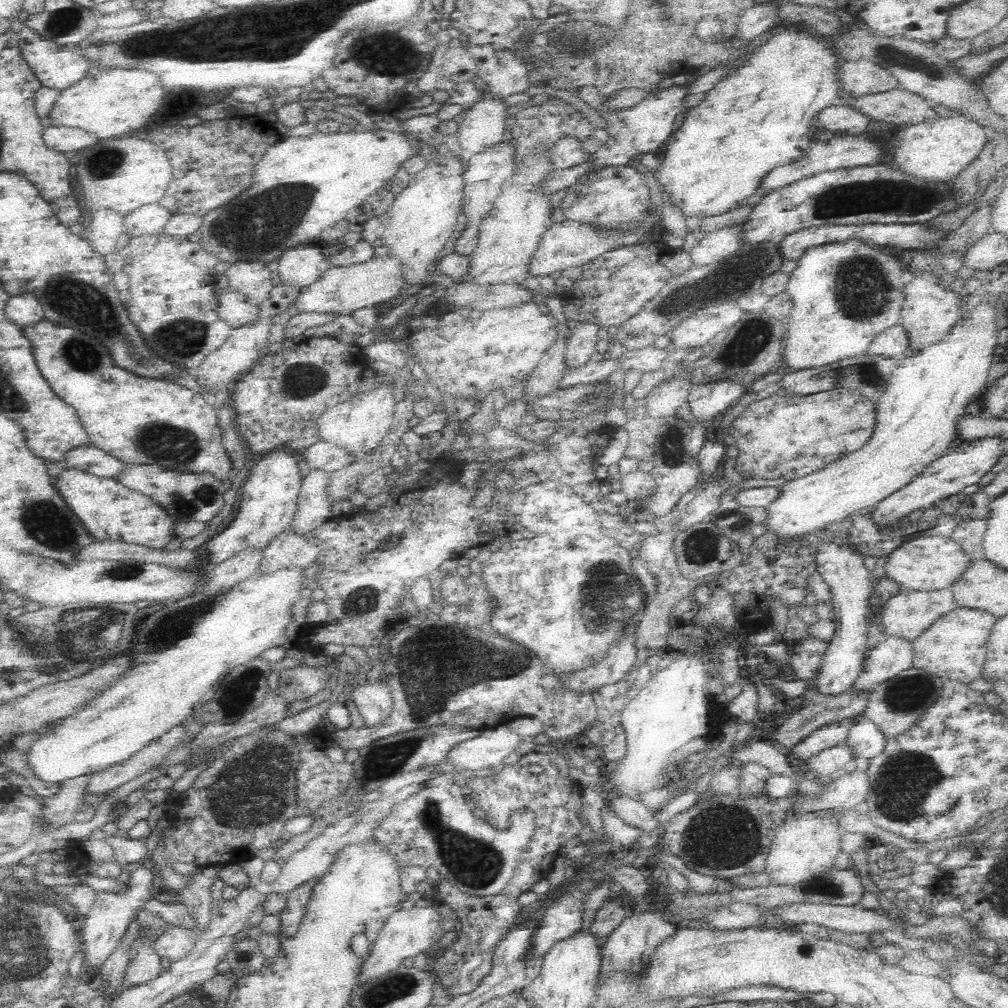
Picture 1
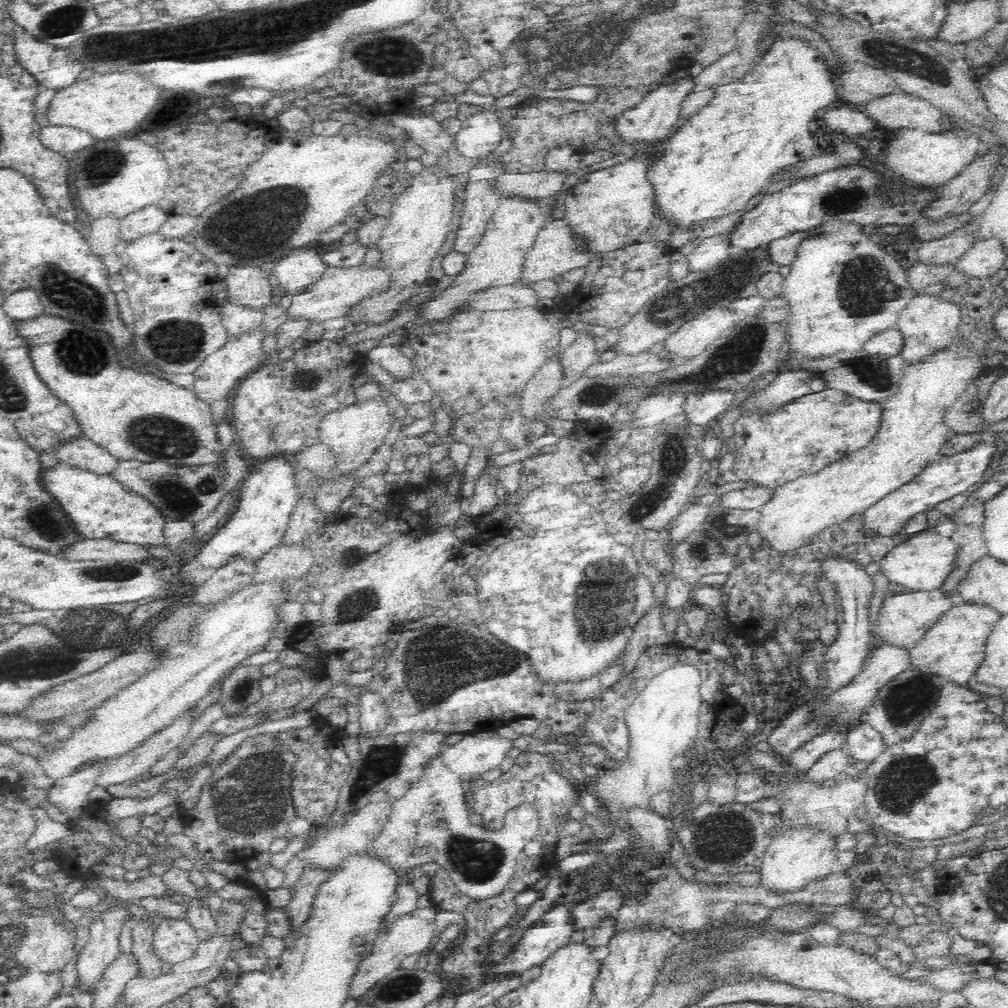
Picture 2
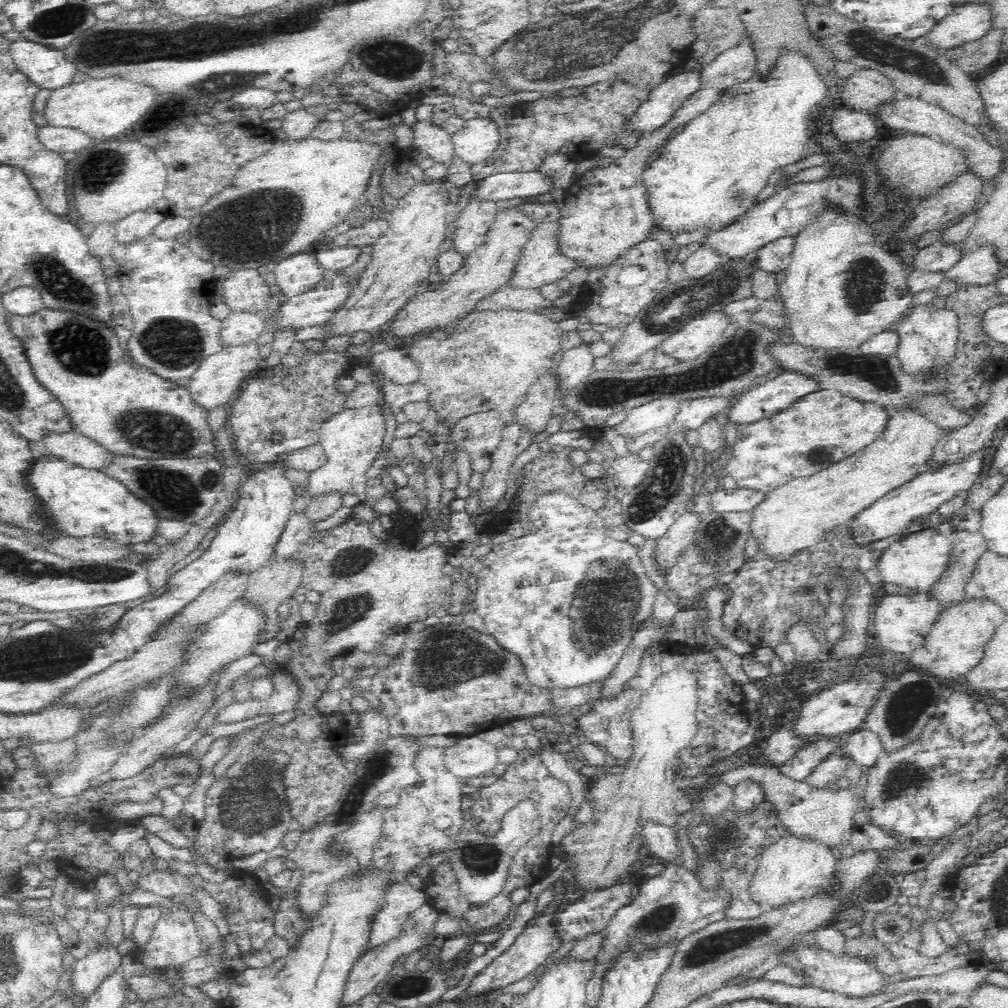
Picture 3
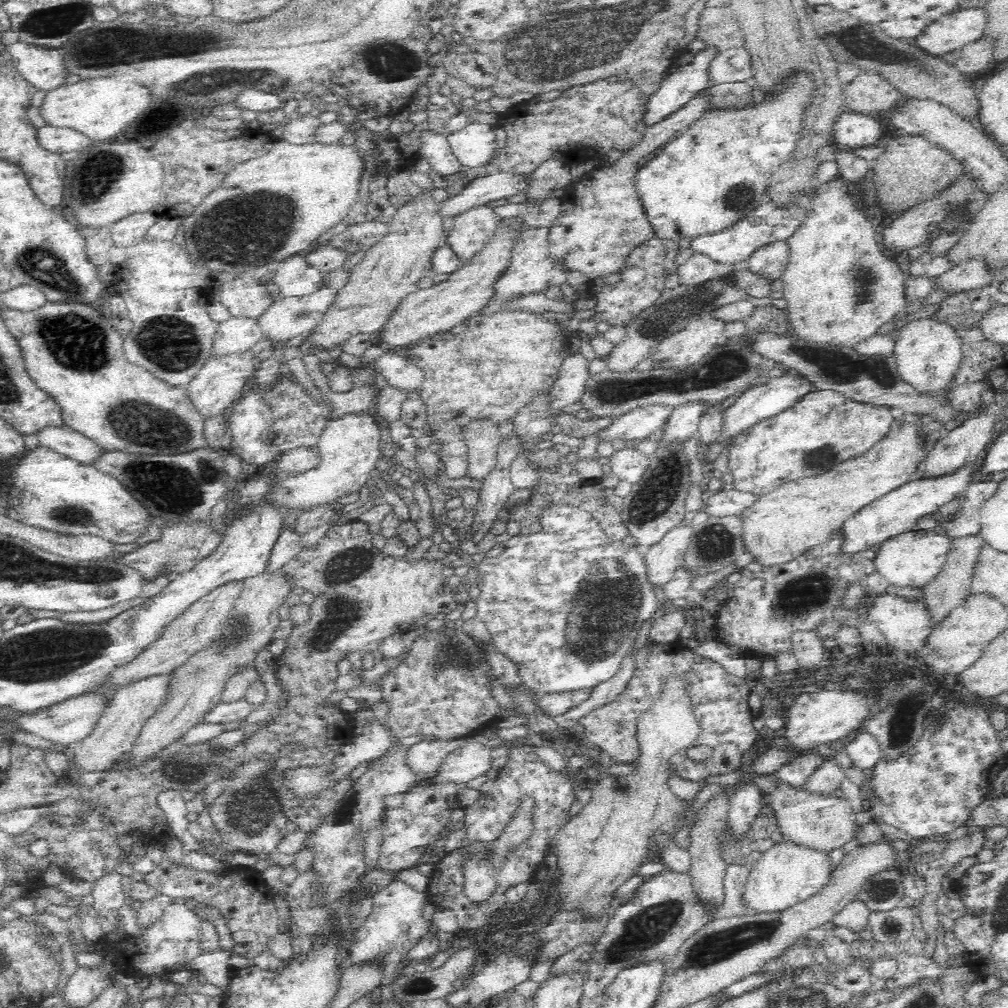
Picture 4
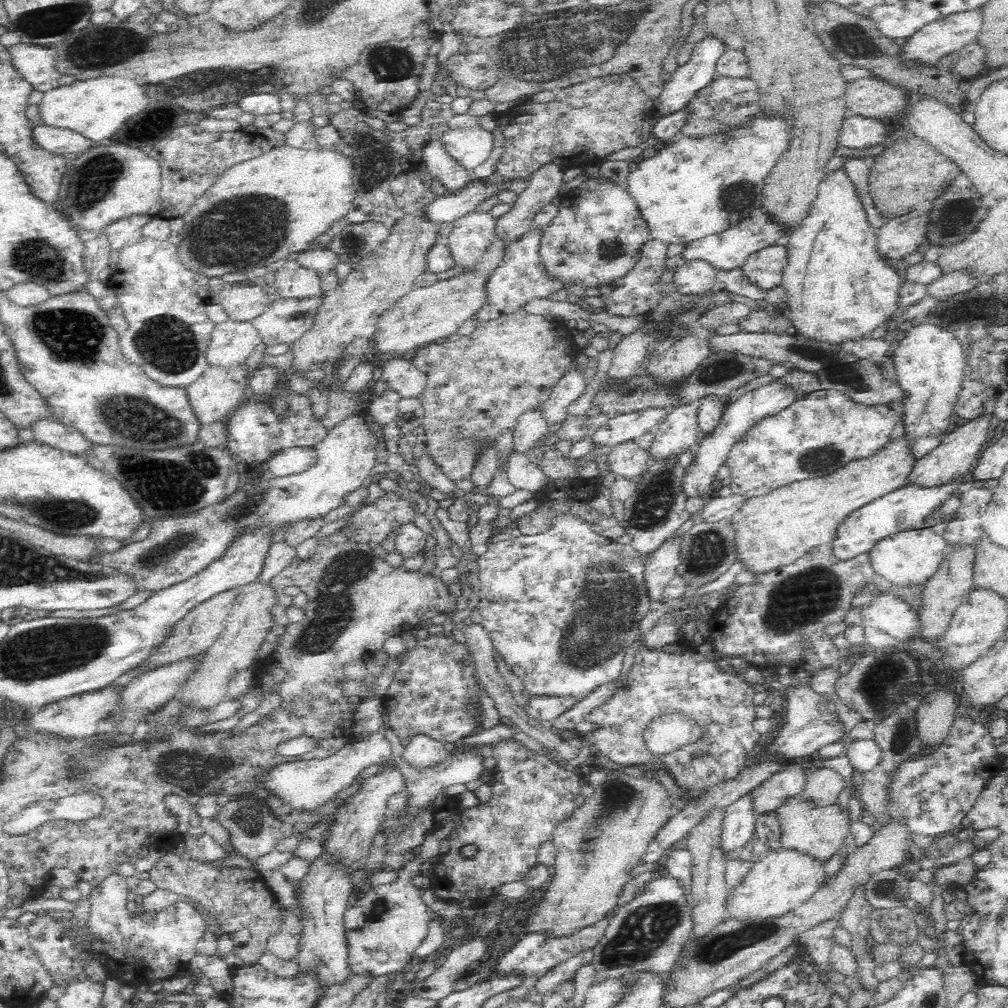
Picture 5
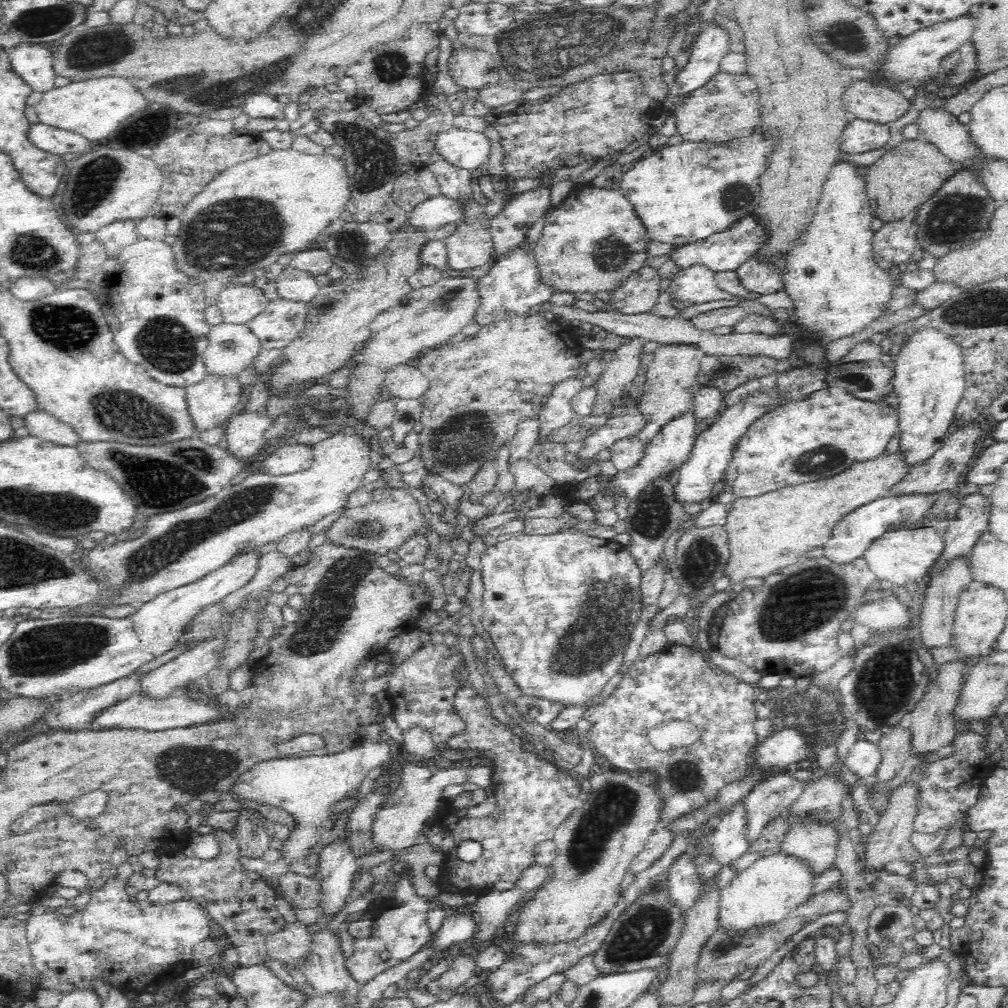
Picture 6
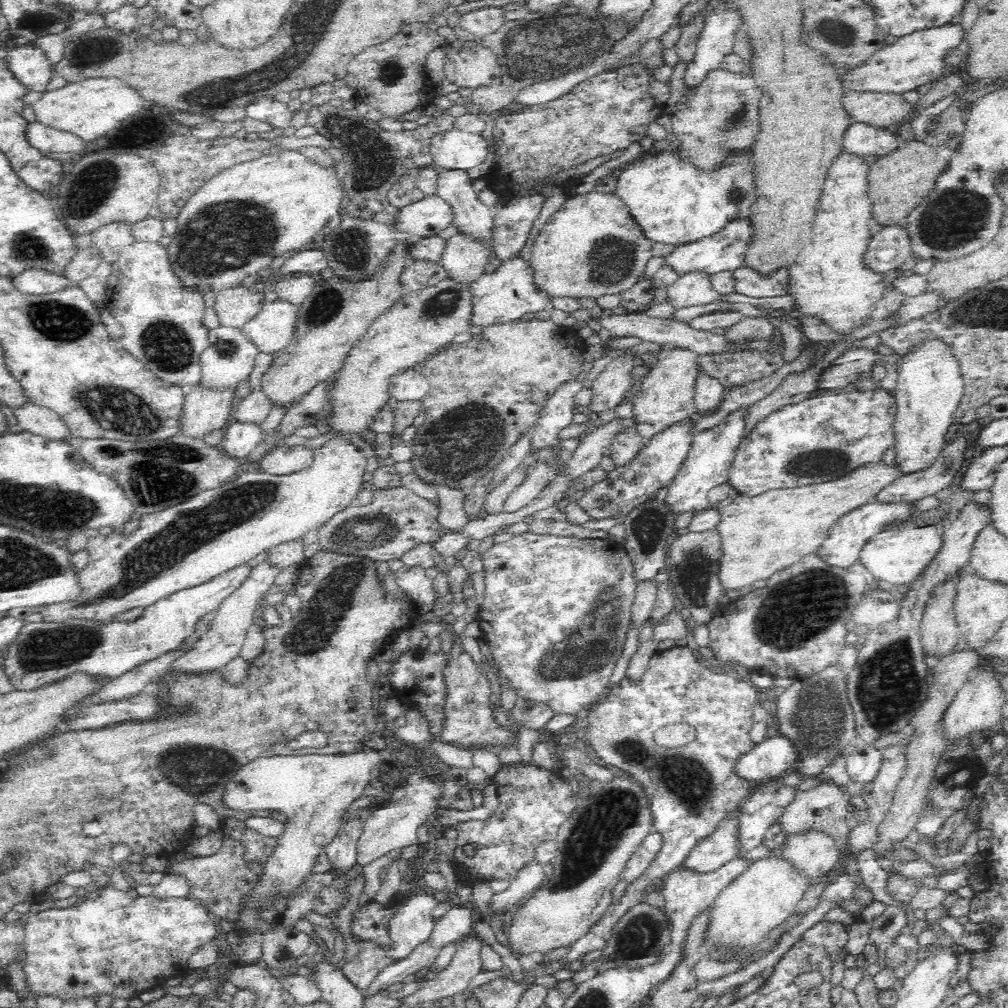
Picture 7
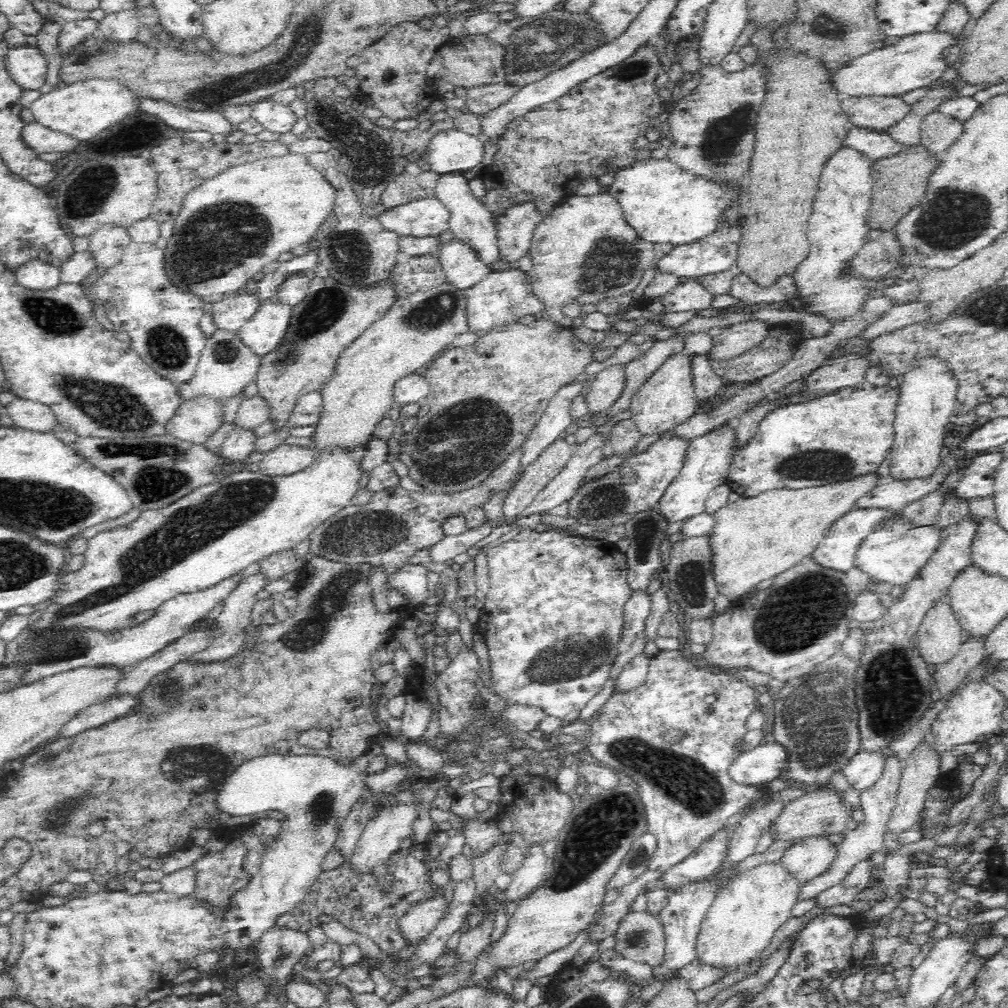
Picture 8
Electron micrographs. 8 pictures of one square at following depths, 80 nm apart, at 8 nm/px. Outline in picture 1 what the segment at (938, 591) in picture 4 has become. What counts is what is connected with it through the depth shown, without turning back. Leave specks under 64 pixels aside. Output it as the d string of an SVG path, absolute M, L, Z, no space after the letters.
M988 517L958 518L957 527L954 528L950 538L960 544L962 549L972 557L972 560L984 558L983 536L988 526Z

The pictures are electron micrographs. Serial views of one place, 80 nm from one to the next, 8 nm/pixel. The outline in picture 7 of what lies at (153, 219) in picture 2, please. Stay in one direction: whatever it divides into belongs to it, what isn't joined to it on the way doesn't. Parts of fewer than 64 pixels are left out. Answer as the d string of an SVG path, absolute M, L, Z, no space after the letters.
M113 222L112 224L106 224L106 226L101 226L92 234L93 246L100 249L100 252L104 256L102 260L106 260L106 262L109 262L110 264L118 259L122 250L134 241L131 224L126 222Z

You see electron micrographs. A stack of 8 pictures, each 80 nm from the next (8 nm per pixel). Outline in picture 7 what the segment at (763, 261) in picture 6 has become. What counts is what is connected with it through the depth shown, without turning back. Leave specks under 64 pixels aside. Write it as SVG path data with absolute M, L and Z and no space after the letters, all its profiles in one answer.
M748 265L733 271L736 293L752 298L780 297L788 293L789 269L780 267L771 273L762 273Z

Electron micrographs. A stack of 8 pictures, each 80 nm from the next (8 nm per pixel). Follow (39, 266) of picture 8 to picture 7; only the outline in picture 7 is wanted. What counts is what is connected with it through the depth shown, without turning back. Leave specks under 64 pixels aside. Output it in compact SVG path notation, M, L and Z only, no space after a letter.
M28 270L22 274L18 274L12 281L14 289L20 294L28 297L36 297L44 294L53 294L74 286L74 281L65 276L54 276L45 273L43 270Z

